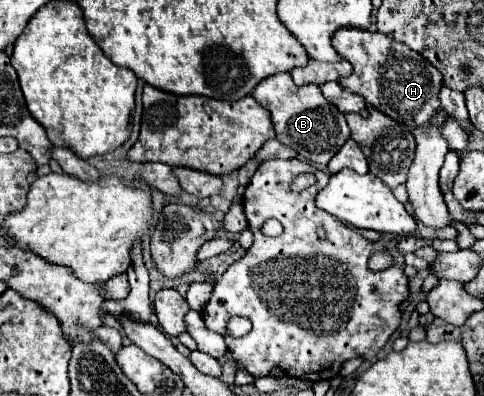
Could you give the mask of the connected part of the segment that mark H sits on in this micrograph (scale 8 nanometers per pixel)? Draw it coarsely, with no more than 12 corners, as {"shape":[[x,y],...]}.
{"shape":[[339,29],[339,85],[415,129],[441,109],[441,73],[379,31]]}

